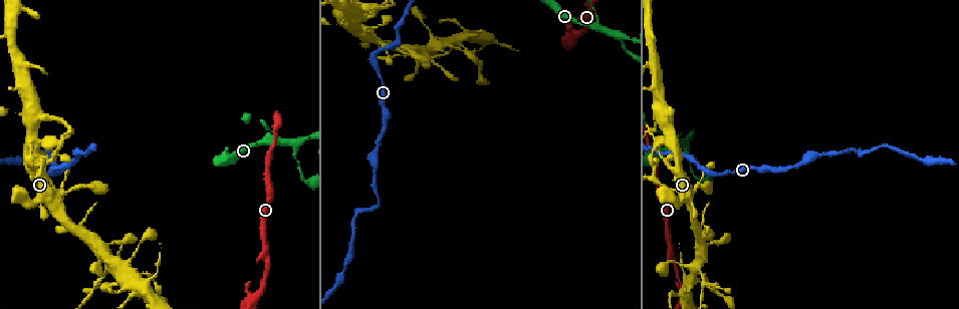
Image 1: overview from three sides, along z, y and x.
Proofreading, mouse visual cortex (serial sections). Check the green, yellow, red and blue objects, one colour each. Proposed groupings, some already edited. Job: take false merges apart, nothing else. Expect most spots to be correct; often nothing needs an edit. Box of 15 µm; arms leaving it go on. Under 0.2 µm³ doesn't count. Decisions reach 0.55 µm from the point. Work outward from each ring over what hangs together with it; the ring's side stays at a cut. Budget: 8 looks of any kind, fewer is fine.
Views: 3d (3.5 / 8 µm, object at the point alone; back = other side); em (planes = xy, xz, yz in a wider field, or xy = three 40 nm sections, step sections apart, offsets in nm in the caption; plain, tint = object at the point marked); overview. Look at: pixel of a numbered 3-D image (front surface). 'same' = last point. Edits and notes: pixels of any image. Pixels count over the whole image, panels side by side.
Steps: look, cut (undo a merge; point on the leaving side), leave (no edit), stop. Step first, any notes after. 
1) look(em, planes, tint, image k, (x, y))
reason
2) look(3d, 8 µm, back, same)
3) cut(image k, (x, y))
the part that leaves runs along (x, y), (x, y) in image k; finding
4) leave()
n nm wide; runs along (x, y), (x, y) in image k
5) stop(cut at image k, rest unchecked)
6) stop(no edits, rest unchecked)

look(3d, 8 µm, image 1, (702, 282))
sharp bend

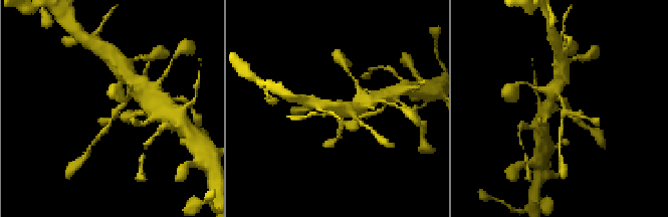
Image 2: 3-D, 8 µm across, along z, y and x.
look(em, xy, step 5, tint, image 2, (566, 113))
shape alone is not enough

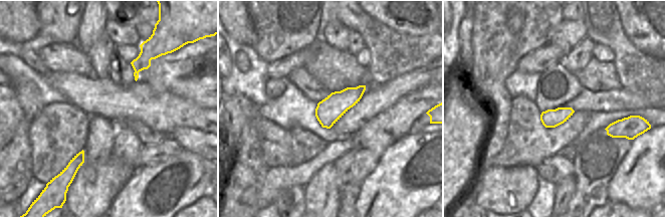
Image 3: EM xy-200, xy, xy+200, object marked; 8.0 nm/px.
leave()
200 nm wide; runs along (558, 86), (565, 113), (581, 112) in image 2; continuous, no second cell

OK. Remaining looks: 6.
look(3d, 3.5 µm, image 1, (851, 148))
sharp bend

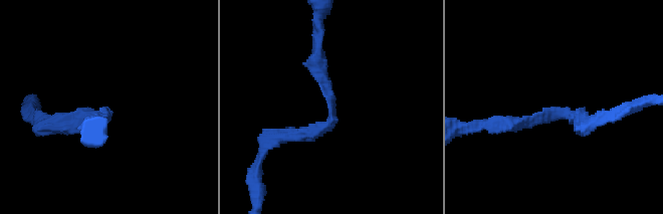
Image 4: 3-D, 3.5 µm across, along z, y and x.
look(em, xy, step 1, plain, image 4, (332, 114))
arms of 200, 200 nm

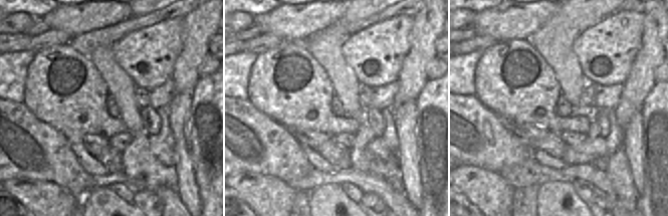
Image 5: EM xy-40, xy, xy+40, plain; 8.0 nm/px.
look(em, xy, step 1, tint, same)

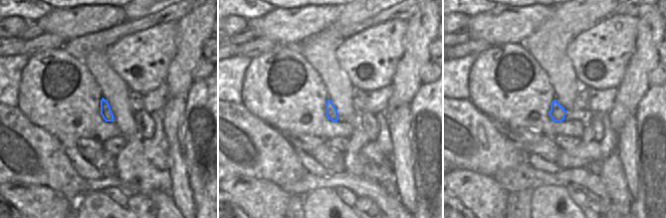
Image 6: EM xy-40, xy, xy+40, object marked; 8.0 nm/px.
leave()
runs along (317, 53), (330, 123), (277, 136) in image 4; all the same cell

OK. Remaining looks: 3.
look(3d, 3.5 µm, image 1, (277, 139))
small branch off a trunk

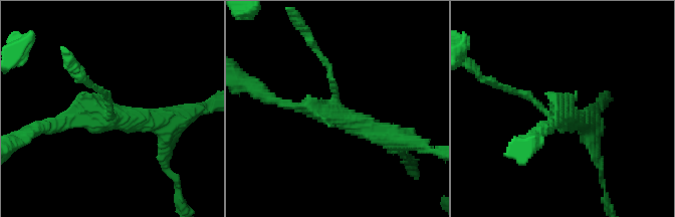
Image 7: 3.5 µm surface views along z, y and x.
look(em, xy, step 3, tint, image 7, (565, 114))

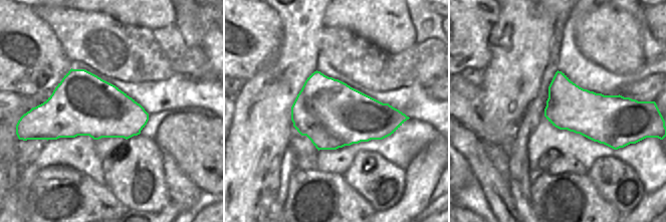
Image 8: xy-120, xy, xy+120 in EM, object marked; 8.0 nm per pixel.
leave()
runs along (270, 97), (335, 114), (388, 137) in image 7; continuous, no second cell

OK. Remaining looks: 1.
stop(no edits, rest unchecked)

